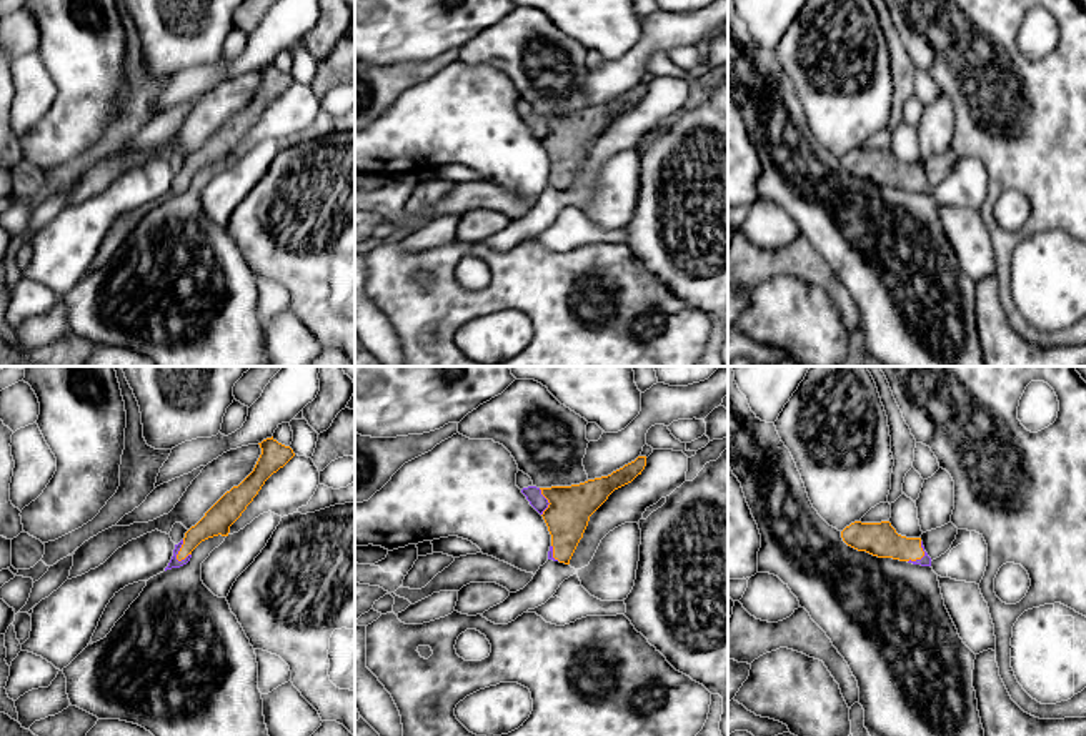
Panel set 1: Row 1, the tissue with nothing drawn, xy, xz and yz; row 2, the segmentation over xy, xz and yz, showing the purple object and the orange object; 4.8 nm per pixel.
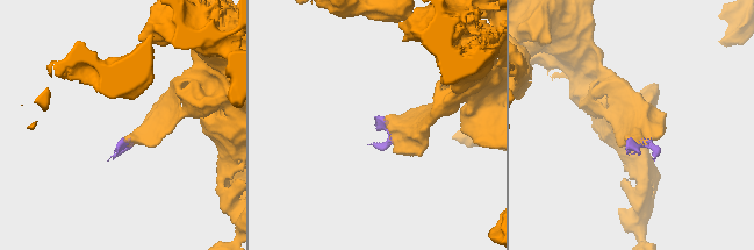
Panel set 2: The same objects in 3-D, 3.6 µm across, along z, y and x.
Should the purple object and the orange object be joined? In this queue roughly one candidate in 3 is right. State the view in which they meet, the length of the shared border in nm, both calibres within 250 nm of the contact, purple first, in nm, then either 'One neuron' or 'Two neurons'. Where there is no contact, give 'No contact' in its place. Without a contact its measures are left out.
Touches purple in xy. Shared border 110 nm. Thickness 50 nm (purple) against 140 nm. One neuron

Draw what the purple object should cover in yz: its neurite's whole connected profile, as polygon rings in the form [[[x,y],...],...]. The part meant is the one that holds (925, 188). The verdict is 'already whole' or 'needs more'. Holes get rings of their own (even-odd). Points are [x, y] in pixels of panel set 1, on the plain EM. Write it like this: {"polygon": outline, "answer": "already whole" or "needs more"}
{"polygon": [[[854,148],[841,158],[843,168],[878,185],[893,185],[913,191],[931,193],[921,165],[906,165],[896,160],[889,148]]], "answer": "needs more"}

